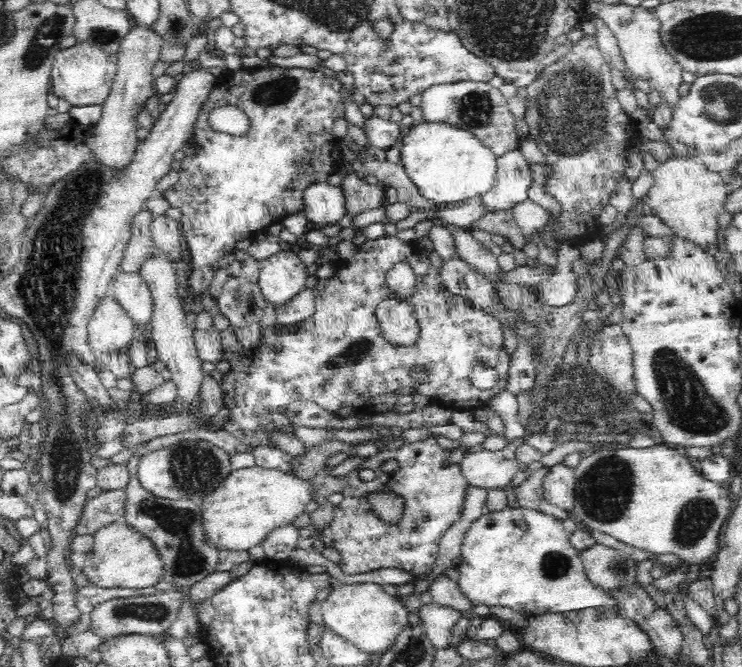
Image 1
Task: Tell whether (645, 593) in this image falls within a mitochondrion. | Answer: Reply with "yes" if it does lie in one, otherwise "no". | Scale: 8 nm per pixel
no

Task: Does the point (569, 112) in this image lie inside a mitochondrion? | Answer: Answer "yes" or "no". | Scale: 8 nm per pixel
yes

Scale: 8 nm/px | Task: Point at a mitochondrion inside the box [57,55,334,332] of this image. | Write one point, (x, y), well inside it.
(276, 92)

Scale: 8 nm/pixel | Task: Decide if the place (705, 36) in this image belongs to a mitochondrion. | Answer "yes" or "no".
yes

